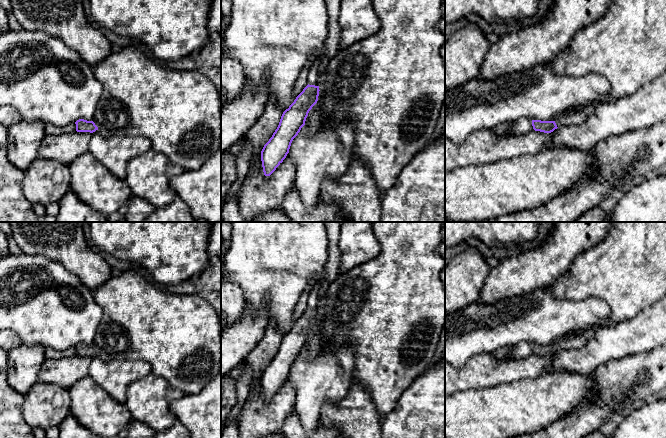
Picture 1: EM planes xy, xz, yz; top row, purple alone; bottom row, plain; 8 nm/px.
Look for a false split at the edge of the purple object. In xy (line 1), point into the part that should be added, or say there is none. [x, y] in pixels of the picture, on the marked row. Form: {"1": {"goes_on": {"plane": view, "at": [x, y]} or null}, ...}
{"1": {"goes_on": null}}

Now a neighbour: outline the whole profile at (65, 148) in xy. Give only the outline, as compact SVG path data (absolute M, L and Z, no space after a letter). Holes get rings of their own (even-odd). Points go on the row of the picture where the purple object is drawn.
M74 131L60 135L45 135L38 155L69 165L77 157L89 151L92 134Z

